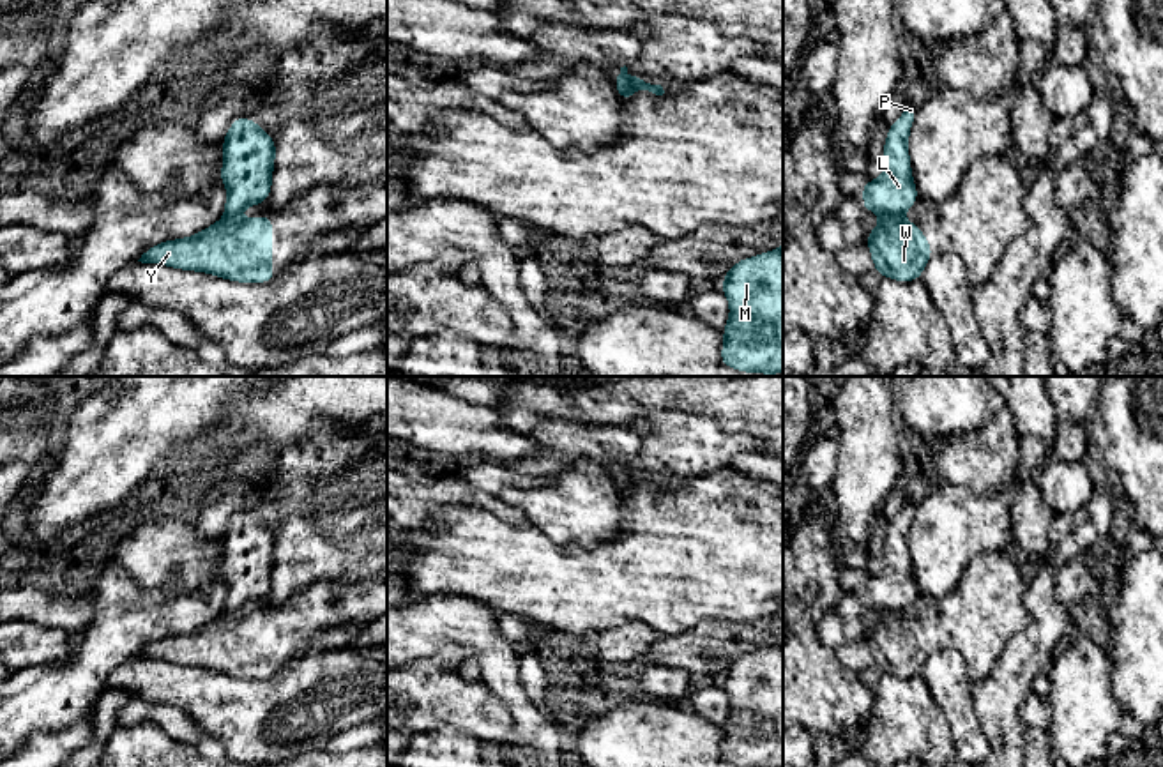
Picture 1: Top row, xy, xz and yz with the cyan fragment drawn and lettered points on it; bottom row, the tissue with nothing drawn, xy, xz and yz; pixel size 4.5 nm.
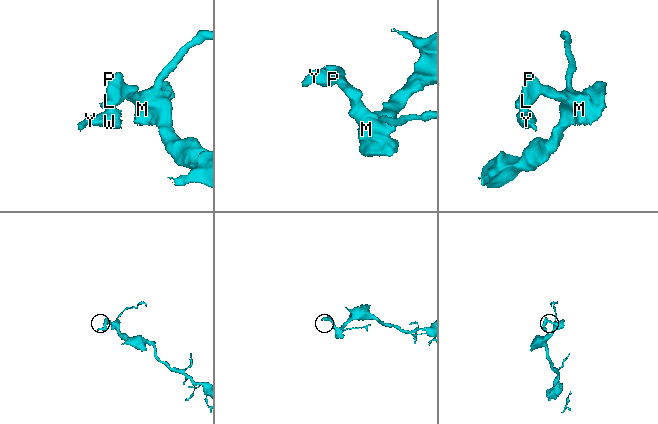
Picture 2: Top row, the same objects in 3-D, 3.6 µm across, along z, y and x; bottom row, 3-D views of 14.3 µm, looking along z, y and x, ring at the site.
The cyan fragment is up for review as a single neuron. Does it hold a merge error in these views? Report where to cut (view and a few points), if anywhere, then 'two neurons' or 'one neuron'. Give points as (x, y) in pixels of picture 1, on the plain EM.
cut yz (882, 610), (898, 612); two neurons

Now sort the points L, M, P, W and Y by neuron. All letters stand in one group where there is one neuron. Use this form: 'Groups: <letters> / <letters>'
Groups: L M P / W Y

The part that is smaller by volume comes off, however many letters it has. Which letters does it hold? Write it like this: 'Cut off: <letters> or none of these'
Cut off: W, Y

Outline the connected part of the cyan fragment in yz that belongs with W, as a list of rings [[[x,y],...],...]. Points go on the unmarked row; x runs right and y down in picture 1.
[[[880,611],[878,620],[864,636],[873,664],[900,679],[921,675],[926,657],[933,652],[921,624],[900,611]]]

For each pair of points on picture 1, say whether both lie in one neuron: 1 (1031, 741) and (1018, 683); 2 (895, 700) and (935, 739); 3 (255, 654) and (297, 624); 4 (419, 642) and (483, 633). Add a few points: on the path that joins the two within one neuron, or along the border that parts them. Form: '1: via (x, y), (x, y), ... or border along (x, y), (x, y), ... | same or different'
1: border along (1027, 729), (1024, 748) | different
2: via (905, 707), (927, 729) | same
3: via (266, 644), (287, 628) | same
4: via (435, 633), (467, 633) | same

